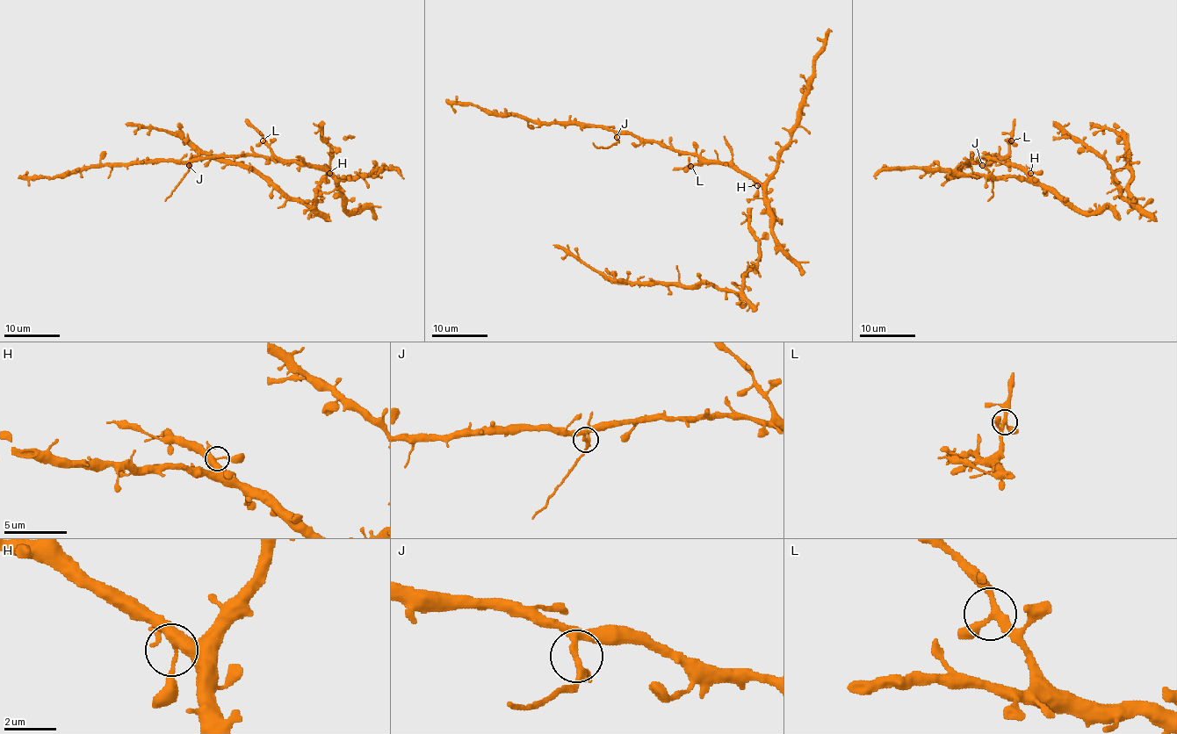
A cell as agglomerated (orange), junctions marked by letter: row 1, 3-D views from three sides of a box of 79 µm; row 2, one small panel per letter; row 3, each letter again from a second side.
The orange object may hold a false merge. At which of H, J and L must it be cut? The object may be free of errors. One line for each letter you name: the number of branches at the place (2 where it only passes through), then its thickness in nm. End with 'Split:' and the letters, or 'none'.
J: Branches: 3. Thickness 240 nm
Split: J

